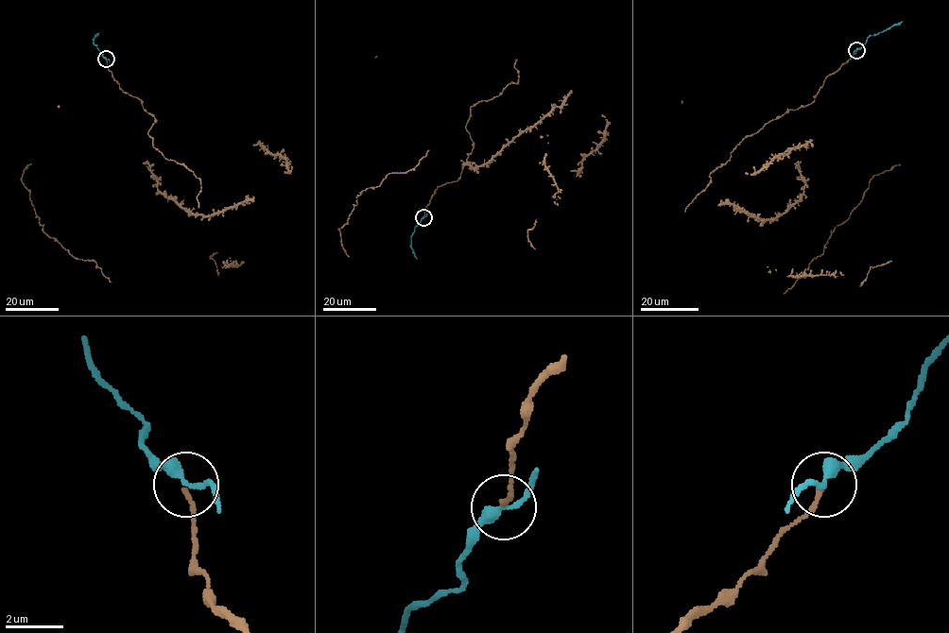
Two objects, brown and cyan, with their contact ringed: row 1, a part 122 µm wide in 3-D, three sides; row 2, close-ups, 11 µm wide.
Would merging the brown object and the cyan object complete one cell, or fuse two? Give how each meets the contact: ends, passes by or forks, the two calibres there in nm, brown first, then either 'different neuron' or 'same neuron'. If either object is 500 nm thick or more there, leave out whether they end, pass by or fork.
brown ends | cyan passes by | 140/280 nm | same neuron

